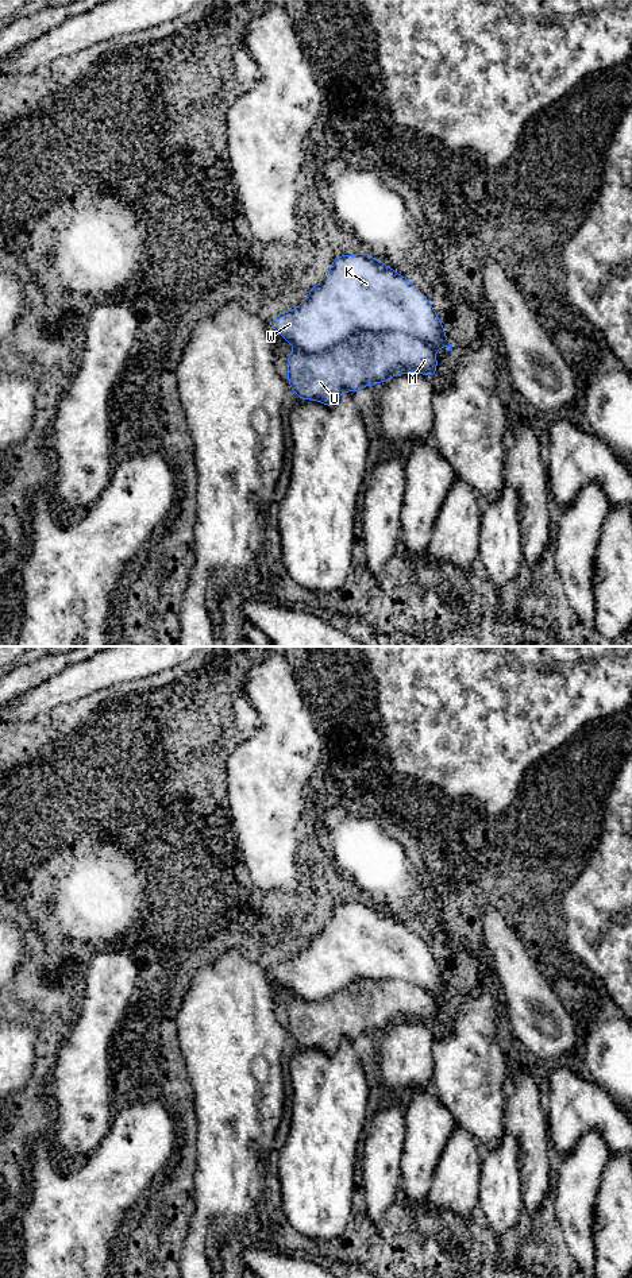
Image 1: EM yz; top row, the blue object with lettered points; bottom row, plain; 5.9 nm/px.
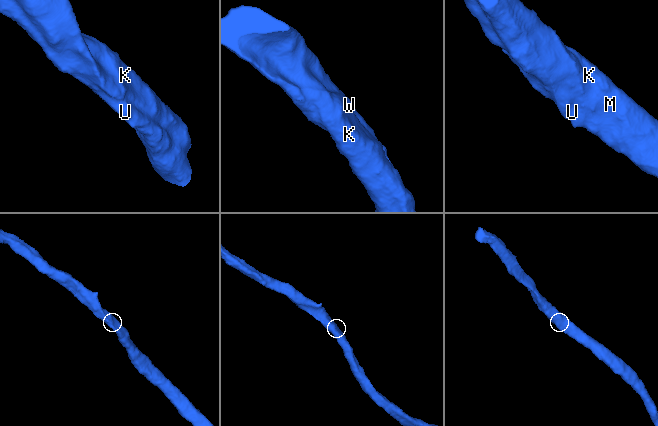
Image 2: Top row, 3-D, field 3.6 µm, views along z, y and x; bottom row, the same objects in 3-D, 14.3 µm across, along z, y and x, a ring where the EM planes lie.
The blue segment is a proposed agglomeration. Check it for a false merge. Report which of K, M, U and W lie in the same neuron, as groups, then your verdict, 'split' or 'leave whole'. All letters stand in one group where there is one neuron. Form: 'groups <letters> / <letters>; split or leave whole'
groups K W / M U; split

